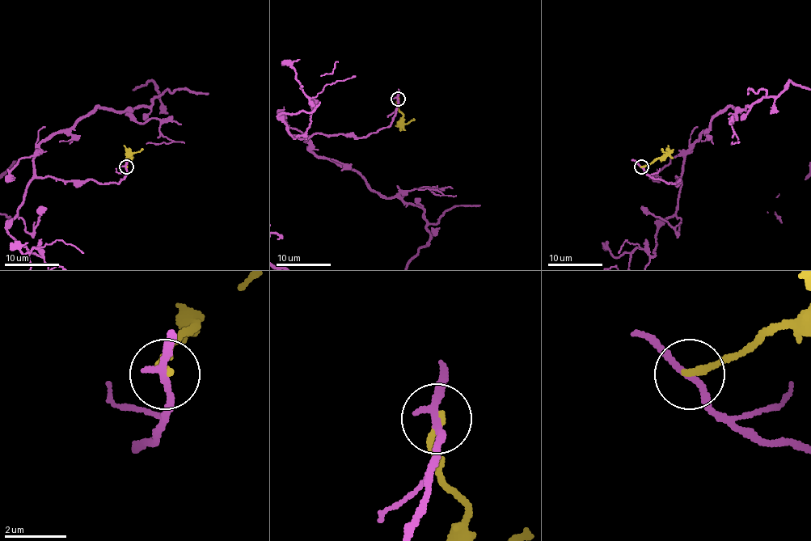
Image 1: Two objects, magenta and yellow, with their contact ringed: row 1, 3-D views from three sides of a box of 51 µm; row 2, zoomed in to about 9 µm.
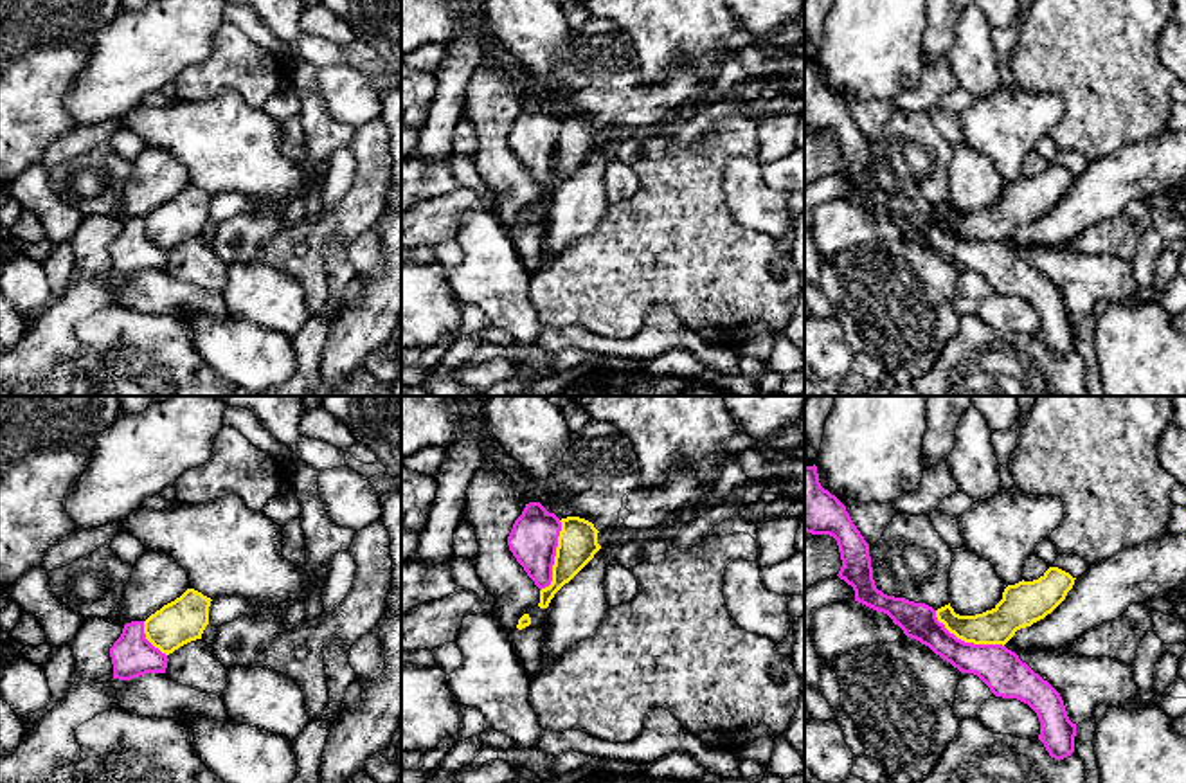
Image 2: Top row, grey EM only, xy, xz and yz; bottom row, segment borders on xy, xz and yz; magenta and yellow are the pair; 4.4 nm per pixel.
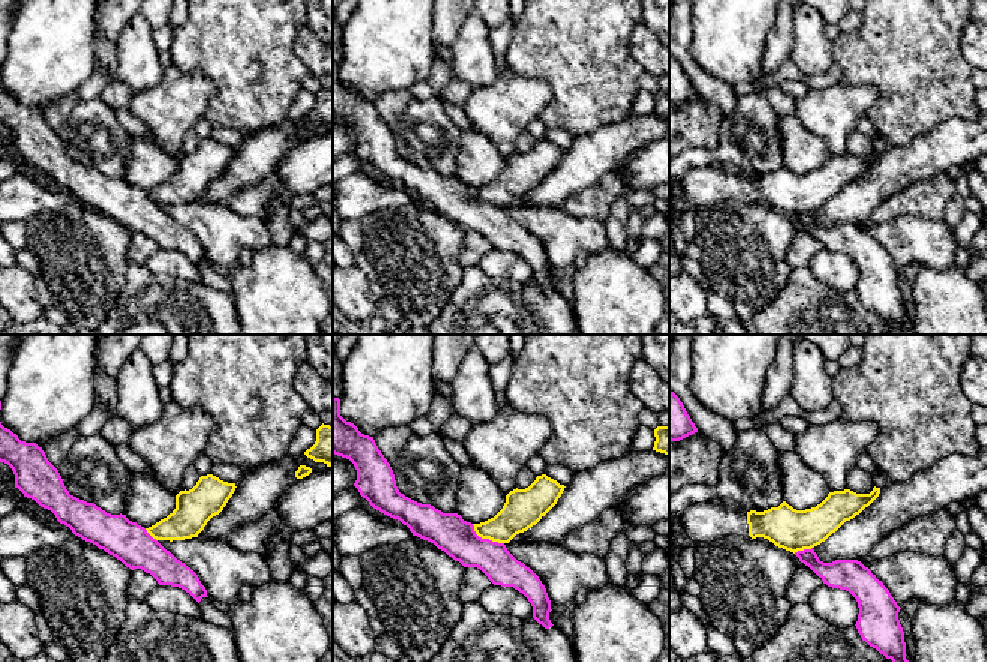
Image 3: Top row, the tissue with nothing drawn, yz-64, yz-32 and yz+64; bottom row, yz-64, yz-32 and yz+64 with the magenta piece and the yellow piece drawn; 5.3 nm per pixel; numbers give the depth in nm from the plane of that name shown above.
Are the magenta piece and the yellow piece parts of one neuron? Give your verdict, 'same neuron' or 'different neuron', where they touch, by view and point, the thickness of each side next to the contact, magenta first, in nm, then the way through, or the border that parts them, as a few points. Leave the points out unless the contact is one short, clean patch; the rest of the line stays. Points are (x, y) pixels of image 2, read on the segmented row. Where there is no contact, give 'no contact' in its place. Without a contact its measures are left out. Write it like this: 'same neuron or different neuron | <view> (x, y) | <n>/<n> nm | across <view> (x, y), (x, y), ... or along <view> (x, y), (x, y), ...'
different neuron | yz (967, 643) | 190/160 nm

